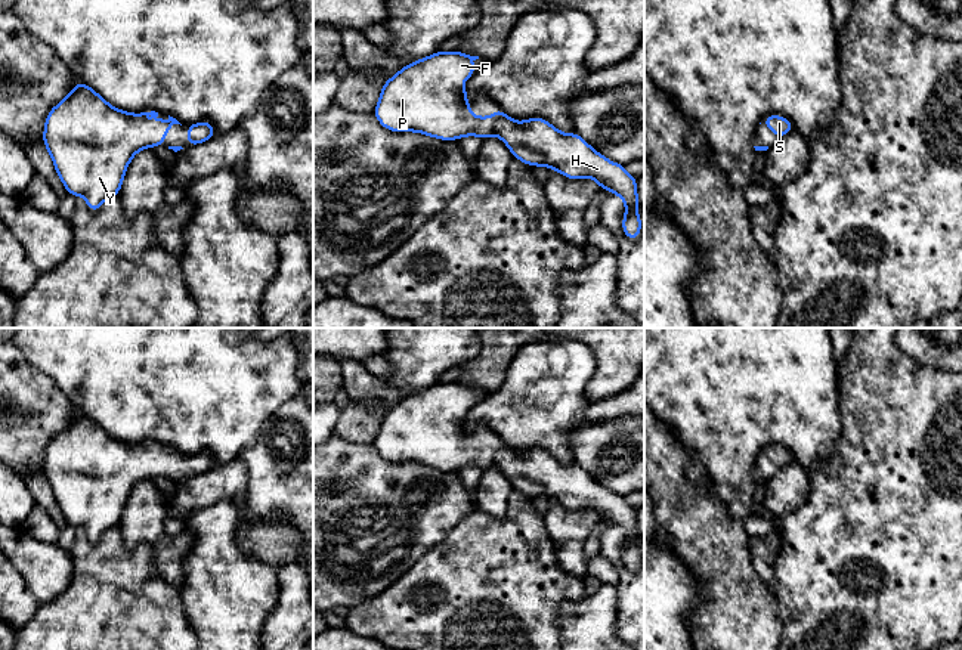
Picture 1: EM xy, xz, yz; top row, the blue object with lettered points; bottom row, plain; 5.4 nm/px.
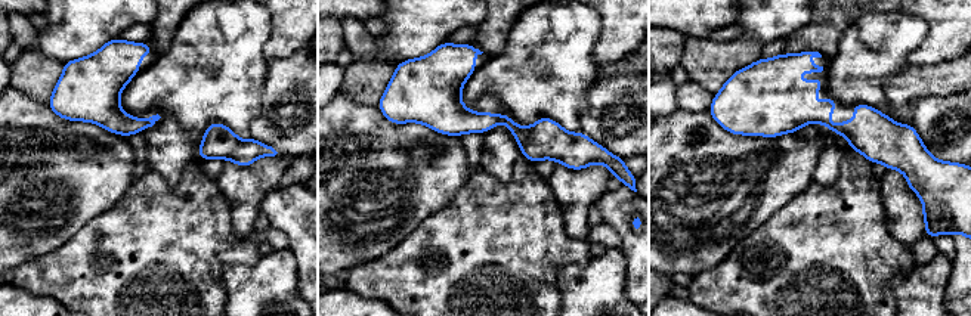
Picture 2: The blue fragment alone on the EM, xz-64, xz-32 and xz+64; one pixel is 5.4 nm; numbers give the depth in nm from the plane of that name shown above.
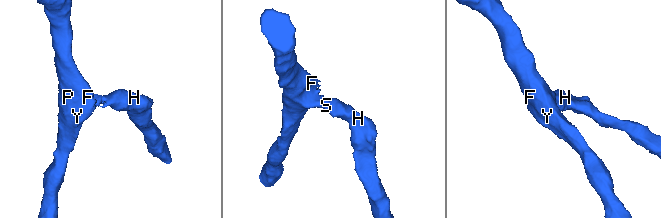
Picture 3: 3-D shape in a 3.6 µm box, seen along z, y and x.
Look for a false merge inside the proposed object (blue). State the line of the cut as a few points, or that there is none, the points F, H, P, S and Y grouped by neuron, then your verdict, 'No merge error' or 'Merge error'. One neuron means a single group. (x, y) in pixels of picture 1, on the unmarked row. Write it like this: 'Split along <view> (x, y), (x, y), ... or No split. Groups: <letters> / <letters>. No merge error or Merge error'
No split. Groups: F H P S Y. No merge error

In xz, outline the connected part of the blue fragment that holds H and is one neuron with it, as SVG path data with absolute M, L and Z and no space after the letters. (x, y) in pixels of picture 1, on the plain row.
M436 383L424 390L403 397L381 418L381 427L374 440L380 455L390 462L415 462L442 471L458 471L463 467L479 467L482 470L497 465L511 482L514 489L531 498L547 496L563 507L578 511L591 508L612 526L619 526L625 535L622 561L628 570L637 570L641 563L641 550L637 539L637 510L624 496L609 492L591 479L576 462L564 465L547 451L533 448L526 452L514 452L502 440L495 440L492 448L474 448L465 427L467 414L458 411L471 409L476 400L471 394L479 387L454 383Z

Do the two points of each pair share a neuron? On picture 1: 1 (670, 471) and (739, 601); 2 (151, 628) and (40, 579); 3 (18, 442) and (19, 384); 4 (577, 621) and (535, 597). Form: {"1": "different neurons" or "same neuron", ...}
{"1": "same neuron", "2": "different neurons", "3": "same neuron", "4": "different neurons"}

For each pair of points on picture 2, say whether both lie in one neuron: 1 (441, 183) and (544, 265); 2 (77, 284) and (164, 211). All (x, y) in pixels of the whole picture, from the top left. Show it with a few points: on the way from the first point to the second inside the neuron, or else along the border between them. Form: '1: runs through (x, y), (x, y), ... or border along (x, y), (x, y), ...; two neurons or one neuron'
1: border along (475, 173), (444, 207), (427, 216); two neurons
2: runs through (101, 276), (117, 269), (147, 235); one neuron

